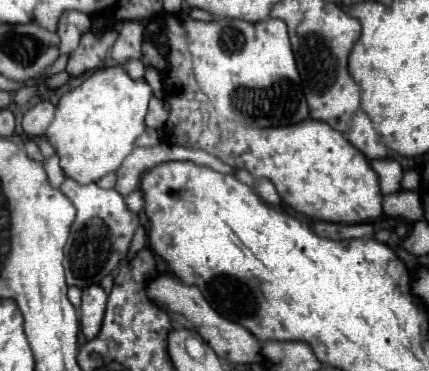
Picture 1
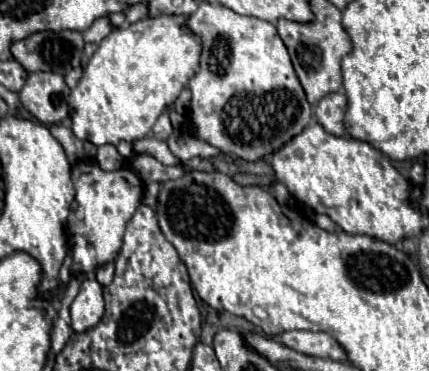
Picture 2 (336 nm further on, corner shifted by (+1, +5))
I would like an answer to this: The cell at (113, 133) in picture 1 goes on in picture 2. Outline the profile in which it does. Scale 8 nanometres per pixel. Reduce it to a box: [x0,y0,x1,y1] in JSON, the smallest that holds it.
[72,15,202,145]

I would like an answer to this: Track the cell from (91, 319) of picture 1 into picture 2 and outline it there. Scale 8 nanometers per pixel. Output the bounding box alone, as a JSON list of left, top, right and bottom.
[70,279,104,333]

